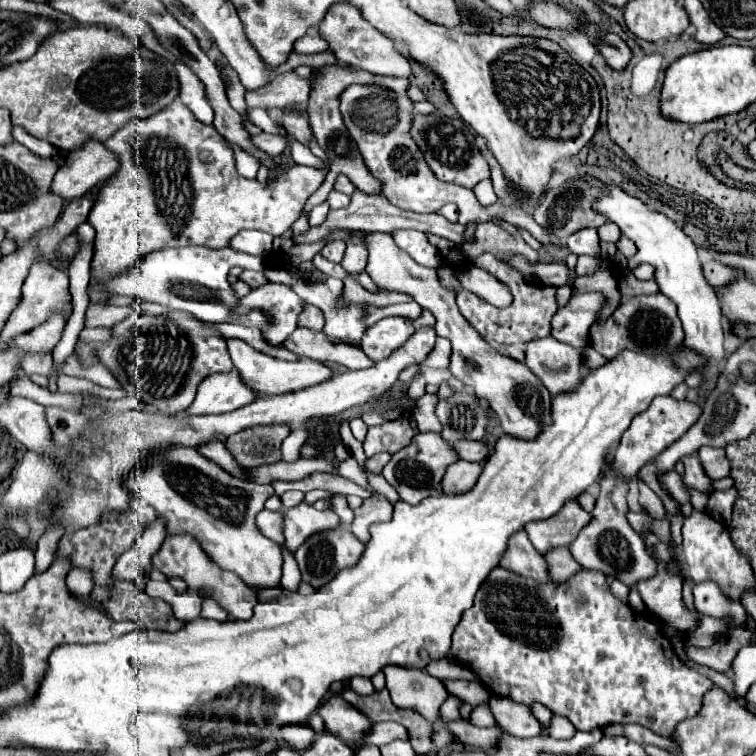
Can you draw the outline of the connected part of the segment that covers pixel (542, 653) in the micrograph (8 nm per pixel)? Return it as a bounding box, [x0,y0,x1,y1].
[452,568,714,736]

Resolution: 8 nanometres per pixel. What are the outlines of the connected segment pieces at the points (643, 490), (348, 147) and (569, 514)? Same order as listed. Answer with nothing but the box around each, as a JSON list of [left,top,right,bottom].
[[638,482,668,520],[308,64,408,192],[524,500,590,554]]

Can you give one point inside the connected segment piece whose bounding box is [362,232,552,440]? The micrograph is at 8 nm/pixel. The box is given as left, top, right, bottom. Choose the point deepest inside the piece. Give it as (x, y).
(522, 404)

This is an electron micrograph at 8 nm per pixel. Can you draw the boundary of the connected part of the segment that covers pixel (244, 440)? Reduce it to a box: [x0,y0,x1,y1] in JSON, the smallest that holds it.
[226,428,290,468]

